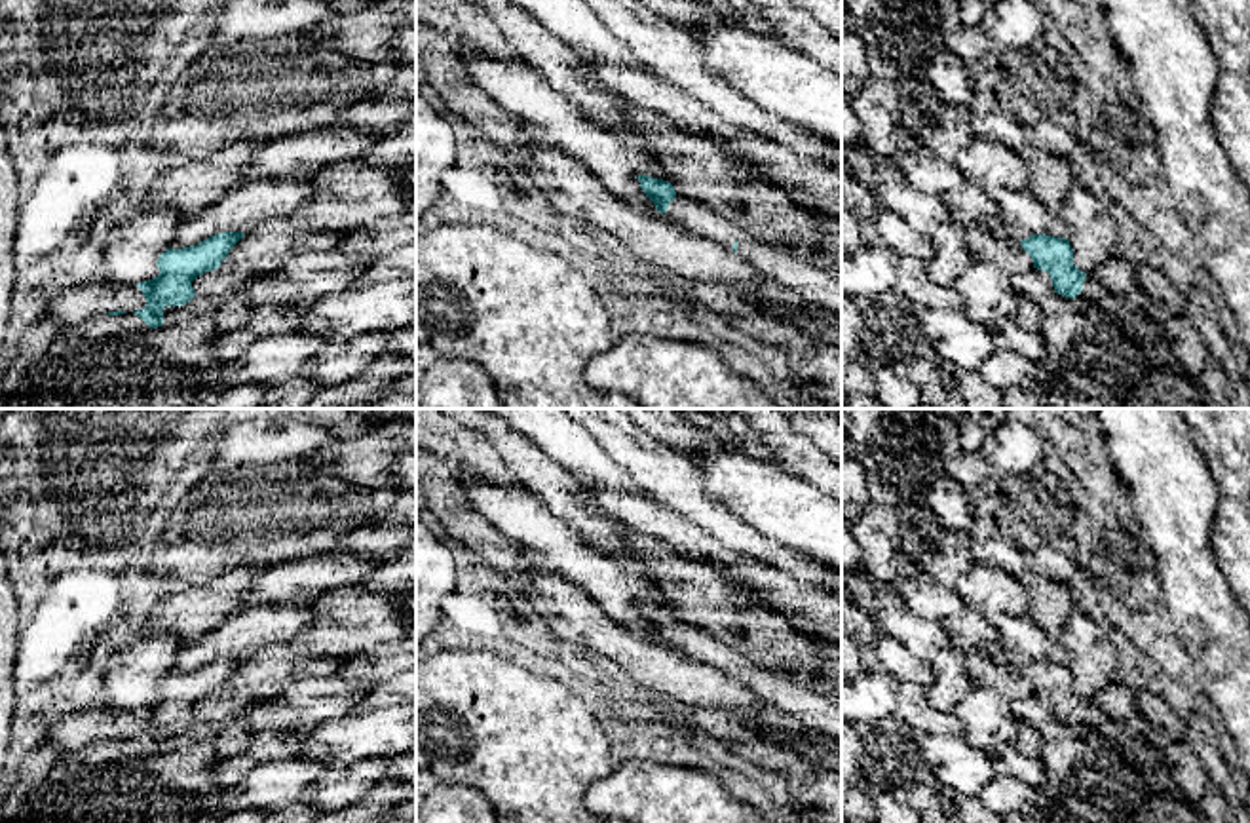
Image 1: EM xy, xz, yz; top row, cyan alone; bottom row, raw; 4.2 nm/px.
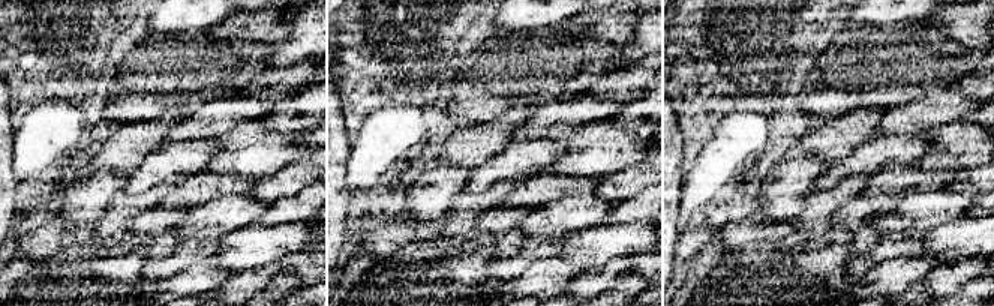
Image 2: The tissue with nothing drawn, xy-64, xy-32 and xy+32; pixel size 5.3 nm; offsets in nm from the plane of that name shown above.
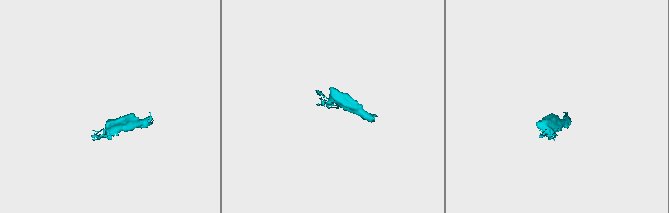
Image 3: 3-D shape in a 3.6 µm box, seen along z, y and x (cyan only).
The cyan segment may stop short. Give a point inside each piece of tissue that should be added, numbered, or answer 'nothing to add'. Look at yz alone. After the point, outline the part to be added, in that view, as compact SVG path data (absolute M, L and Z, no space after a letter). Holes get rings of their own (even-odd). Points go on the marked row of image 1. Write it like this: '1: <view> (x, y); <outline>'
1: yz (1032, 286); M1037 268L1011 276L1011 285L1024 302L1039 302L1043 297L1054 293L1049 272Z

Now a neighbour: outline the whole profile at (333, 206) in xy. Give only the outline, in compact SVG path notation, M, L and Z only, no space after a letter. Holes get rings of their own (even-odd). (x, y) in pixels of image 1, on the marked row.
M365 160L338 162L304 179L313 196L289 215L315 232L355 230L380 215L397 213L414 192L410 182L393 179L388 167Z

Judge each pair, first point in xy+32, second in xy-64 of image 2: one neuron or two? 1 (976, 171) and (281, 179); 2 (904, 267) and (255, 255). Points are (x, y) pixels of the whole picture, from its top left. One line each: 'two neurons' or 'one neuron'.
1: one neuron
2: two neurons

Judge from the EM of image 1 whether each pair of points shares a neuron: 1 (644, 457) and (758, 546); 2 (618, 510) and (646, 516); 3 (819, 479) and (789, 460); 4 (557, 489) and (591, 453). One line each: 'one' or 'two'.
1: one
2: one
3: one
4: two

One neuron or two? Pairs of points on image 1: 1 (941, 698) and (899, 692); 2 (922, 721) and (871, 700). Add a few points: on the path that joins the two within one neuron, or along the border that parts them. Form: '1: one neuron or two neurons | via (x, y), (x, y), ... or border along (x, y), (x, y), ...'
1: two neurons | border along (926, 687), (929, 704), (950, 711)
2: one neuron | via (909, 708), (901, 700), (884, 700)

